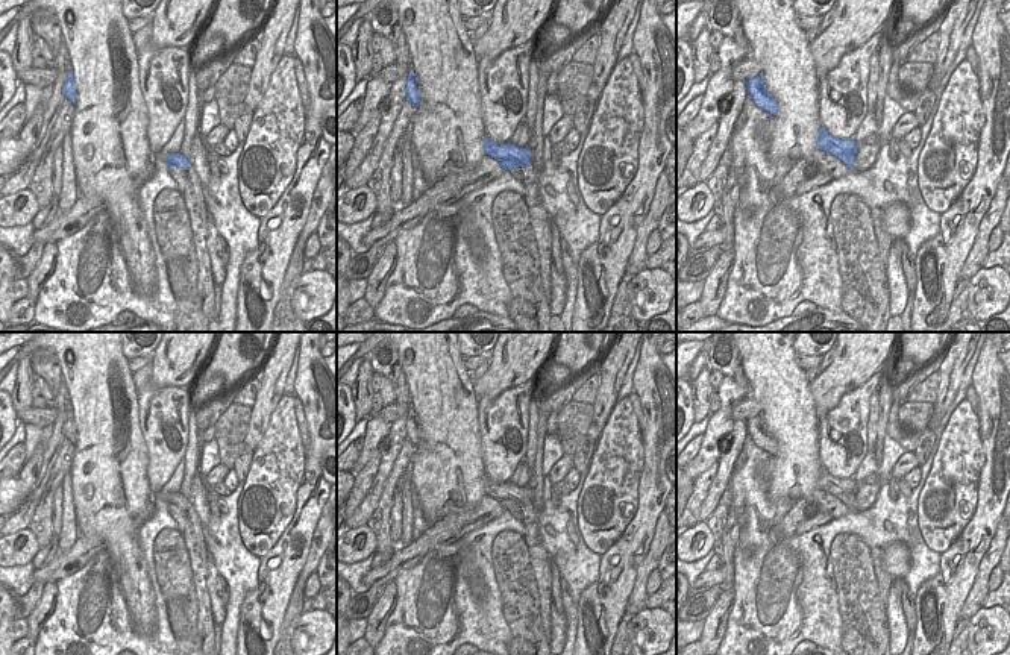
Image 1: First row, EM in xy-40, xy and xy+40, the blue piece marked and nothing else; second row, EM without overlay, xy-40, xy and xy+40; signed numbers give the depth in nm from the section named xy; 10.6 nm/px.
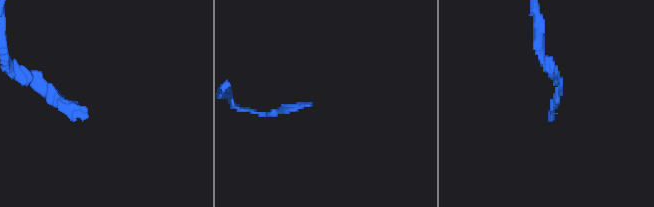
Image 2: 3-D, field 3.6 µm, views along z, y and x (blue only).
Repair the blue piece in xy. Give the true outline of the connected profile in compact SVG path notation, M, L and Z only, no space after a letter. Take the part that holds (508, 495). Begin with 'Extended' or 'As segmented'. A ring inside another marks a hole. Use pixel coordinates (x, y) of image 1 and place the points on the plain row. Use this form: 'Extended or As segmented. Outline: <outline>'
Extended. Outline: M487 475L484 476L485 494L494 497L507 511L514 509L516 505L522 506L522 522L525 525L523 540L529 552L531 567L535 576L538 597L540 597L540 617L544 635L550 640L550 558L543 547L538 534L538 511L531 500L531 490L508 482L493 482Z

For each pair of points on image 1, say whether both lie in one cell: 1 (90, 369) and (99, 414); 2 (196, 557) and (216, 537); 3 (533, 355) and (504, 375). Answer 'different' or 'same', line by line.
1: same
2: different
3: same

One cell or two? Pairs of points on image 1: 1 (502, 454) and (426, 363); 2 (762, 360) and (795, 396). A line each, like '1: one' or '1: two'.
1: two
2: one

